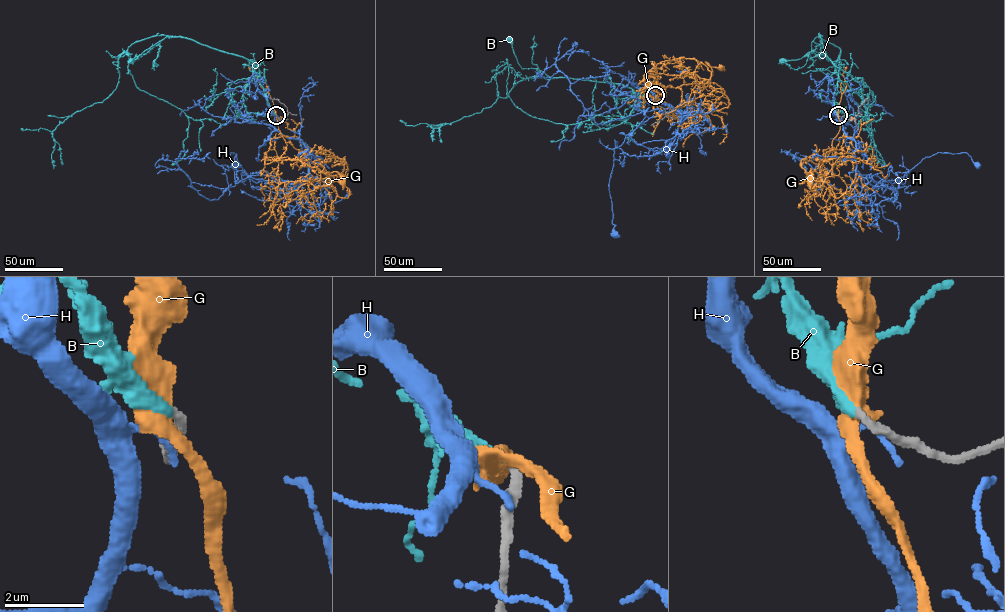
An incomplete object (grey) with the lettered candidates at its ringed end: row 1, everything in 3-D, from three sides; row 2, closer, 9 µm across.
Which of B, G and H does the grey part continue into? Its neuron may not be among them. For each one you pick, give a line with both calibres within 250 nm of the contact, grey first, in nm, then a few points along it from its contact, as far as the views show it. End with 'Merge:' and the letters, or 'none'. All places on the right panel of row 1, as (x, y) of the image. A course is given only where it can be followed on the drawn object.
B: calibres 240 and 260 nm; course (838, 115), (833, 95), (838, 76), (820, 36), (811, 42), (807, 55), (782, 60)
Merge: B

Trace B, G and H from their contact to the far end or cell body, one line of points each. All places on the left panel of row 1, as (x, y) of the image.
B: (276, 115), (252, 69), (253, 63), (243, 57), (173, 36), (166, 37), (130, 60)
G: (276, 115), (286, 149), (275, 160), (265, 160), (298, 159), (327, 175), (336, 172), (342, 183)
H: (276, 116), (274, 126), (307, 148), (308, 174), (291, 183), (257, 175), (235, 183), (231, 152), (236, 165)

